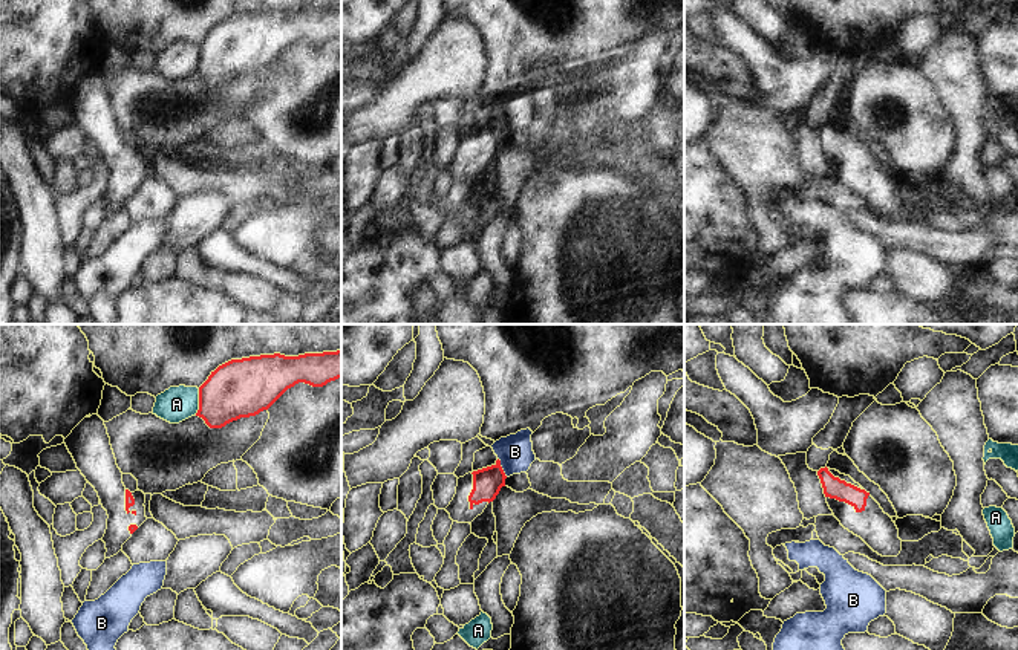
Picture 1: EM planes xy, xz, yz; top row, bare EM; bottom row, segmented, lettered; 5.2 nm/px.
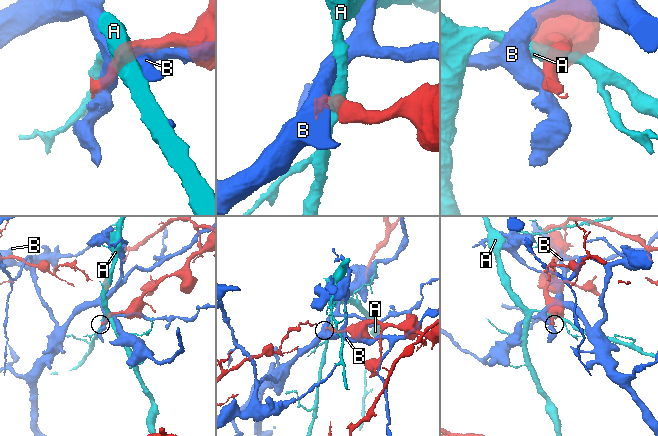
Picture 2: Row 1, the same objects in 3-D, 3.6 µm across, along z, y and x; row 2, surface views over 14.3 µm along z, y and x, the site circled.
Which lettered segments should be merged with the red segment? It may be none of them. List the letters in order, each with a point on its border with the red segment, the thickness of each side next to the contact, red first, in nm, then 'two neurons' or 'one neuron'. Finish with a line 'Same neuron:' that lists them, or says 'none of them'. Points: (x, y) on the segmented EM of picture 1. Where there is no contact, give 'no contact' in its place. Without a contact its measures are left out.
A: contact xy (199, 401); calibres 300 and 190 nm; two neurons
B: contact xz (501, 467); calibres 160 and 190 nm; two neurons
Same neuron: none of them

